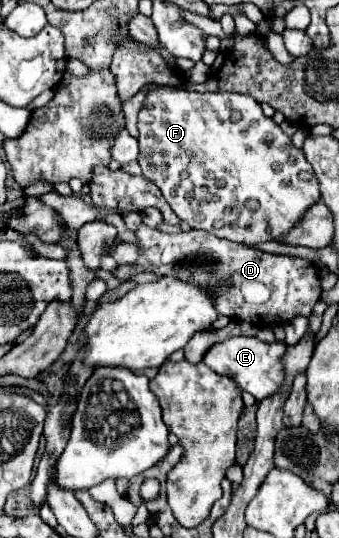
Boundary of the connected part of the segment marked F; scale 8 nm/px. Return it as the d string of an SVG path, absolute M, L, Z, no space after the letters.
M157 87L147 95L137 125L143 175L161 189L173 213L193 229L203 229L221 239L247 245L279 241L295 229L307 209L321 199L317 175L303 149L295 147L291 137L285 135L271 117L263 115L261 105L253 101L253 97L223 91L197 93Z

